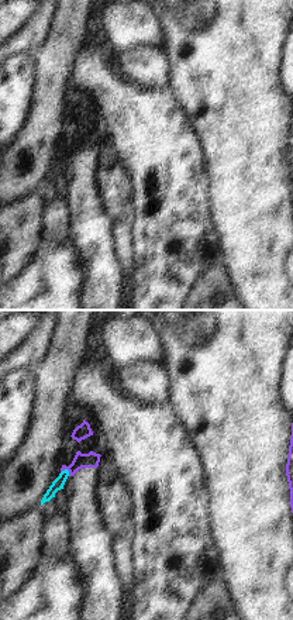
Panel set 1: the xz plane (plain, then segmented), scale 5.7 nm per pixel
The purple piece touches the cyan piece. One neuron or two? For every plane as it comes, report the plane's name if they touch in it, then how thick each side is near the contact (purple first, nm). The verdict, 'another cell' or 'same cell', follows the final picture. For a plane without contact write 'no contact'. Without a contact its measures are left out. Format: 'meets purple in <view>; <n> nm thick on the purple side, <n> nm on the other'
meets purple in xz; 90 nm thick on the purple side, 70 nm on the other

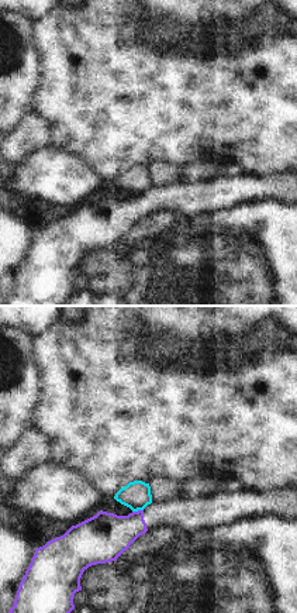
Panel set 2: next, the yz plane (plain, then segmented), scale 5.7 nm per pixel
meets purple in yz; 280 nm thick on the purple side, 160 nm on the other

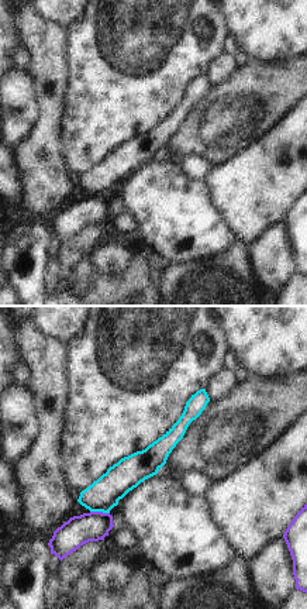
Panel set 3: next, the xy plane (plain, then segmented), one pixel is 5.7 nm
meets purple in xy; 170 nm thick on the purple side, 180 nm on the other

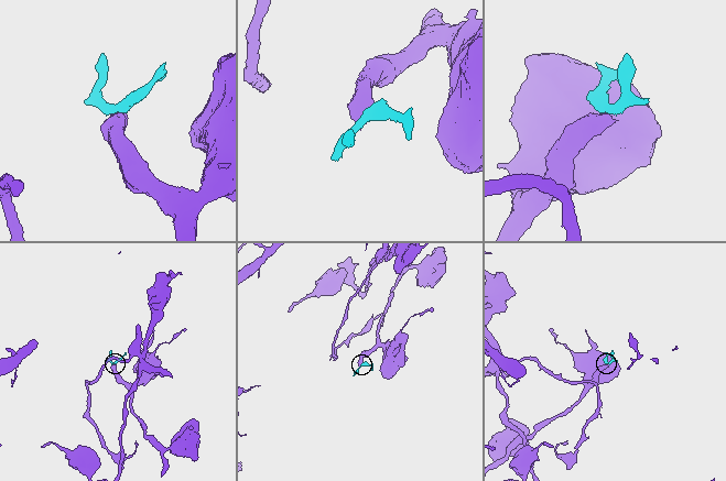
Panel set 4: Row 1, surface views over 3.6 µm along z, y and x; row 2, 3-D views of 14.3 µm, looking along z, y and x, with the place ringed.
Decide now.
another cell

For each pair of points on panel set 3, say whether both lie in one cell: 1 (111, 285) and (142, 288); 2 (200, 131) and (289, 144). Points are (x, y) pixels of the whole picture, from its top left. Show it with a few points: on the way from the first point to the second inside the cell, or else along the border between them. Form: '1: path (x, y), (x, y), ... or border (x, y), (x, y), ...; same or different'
1: path (118, 288), (135, 288); same
2: border (282, 120), (228, 160); different

